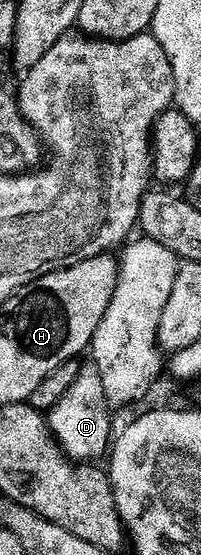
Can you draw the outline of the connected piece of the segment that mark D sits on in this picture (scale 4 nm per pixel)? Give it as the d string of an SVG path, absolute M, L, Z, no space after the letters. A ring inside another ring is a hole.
M93 362L87 365L75 376L75 381L67 388L67 393L55 404L55 409L49 412L51 433L58 440L60 448L72 461L99 462L108 455L113 444L111 432L111 415L113 409L107 403L105 386L101 386L101 374Z

